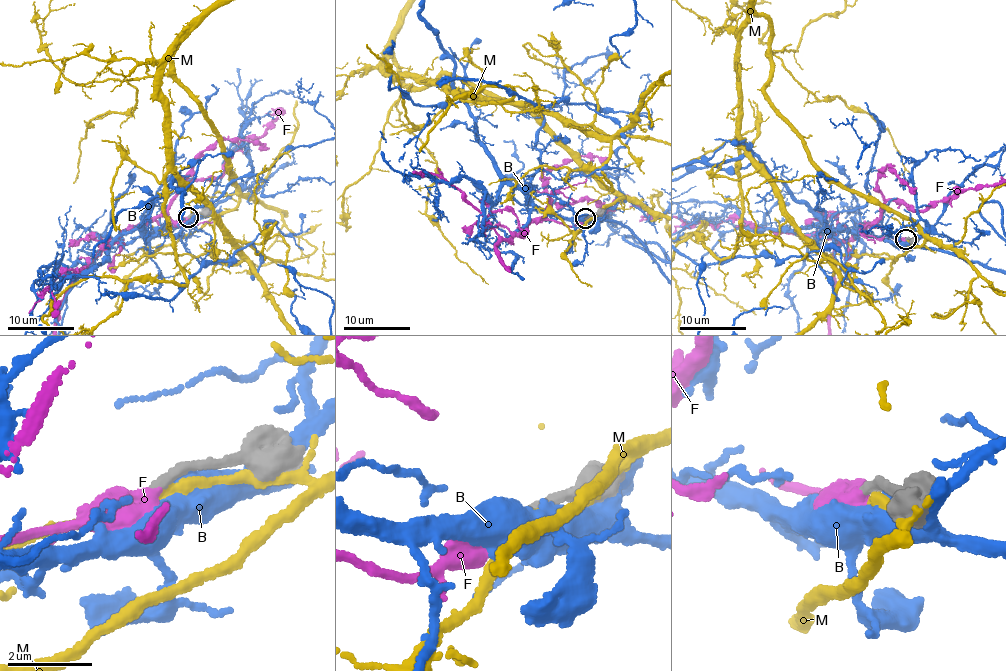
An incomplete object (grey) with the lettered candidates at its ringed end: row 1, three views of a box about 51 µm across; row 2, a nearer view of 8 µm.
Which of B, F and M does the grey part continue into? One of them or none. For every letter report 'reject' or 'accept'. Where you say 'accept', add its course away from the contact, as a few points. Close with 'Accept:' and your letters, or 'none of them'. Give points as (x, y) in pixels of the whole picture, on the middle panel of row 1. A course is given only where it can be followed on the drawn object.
B: reject
F: accept
M: reject
Accept: F

